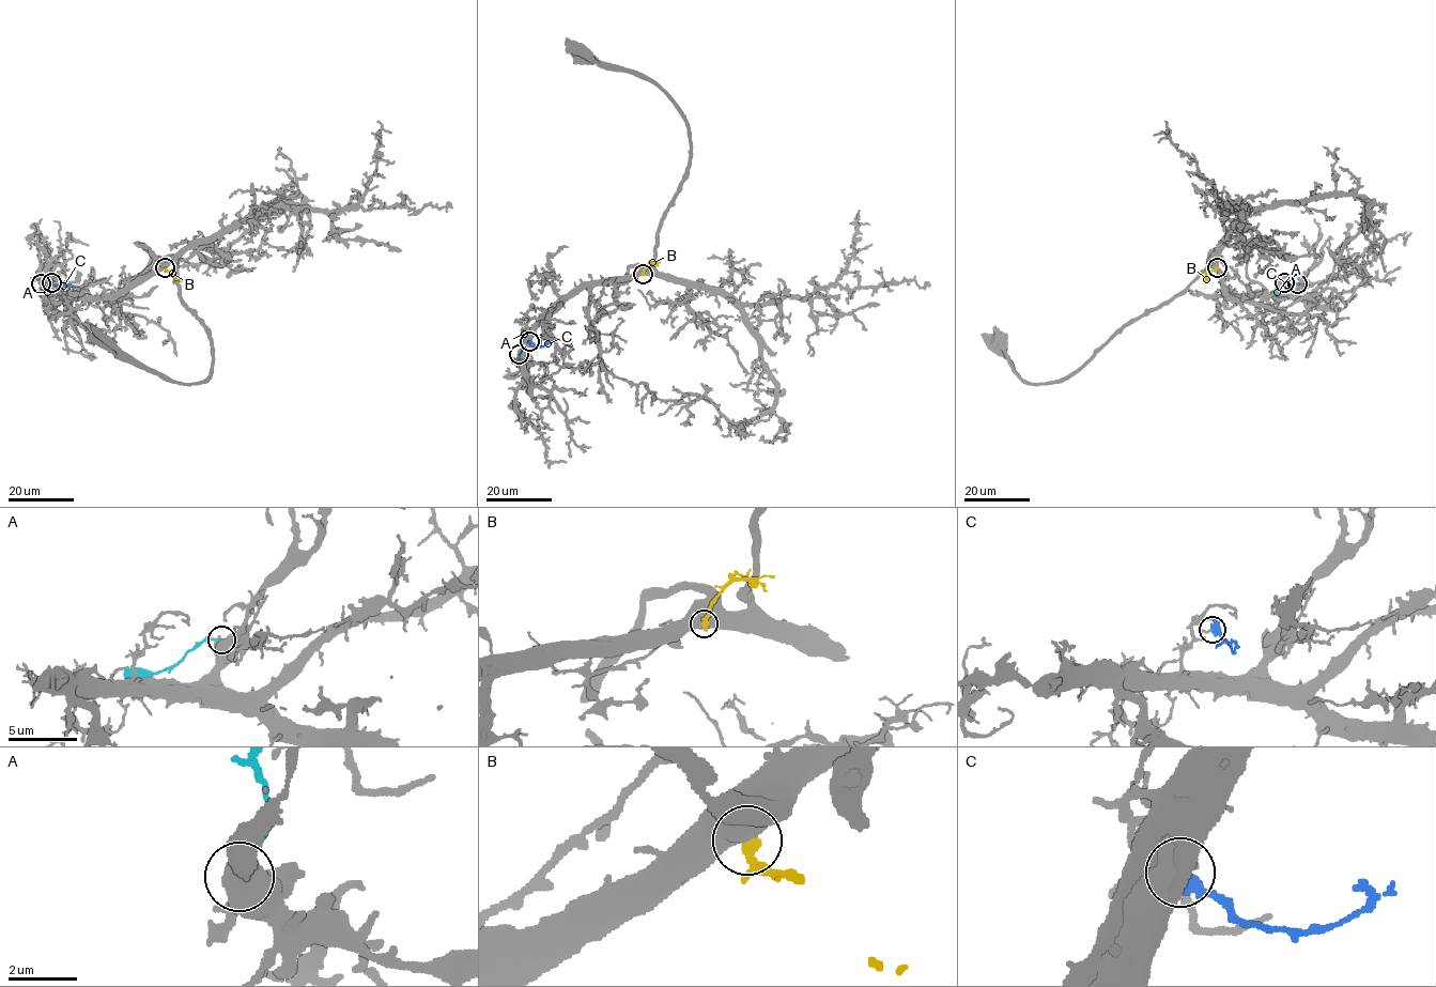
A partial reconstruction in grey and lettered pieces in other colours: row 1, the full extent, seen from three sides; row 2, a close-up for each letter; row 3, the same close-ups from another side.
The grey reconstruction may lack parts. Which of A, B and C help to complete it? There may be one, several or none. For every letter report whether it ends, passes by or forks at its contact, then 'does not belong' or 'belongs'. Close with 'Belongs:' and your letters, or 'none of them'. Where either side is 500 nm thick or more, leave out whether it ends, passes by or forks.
A: does not belong
B: does not belong
C: does not belong
Belongs: none of them

